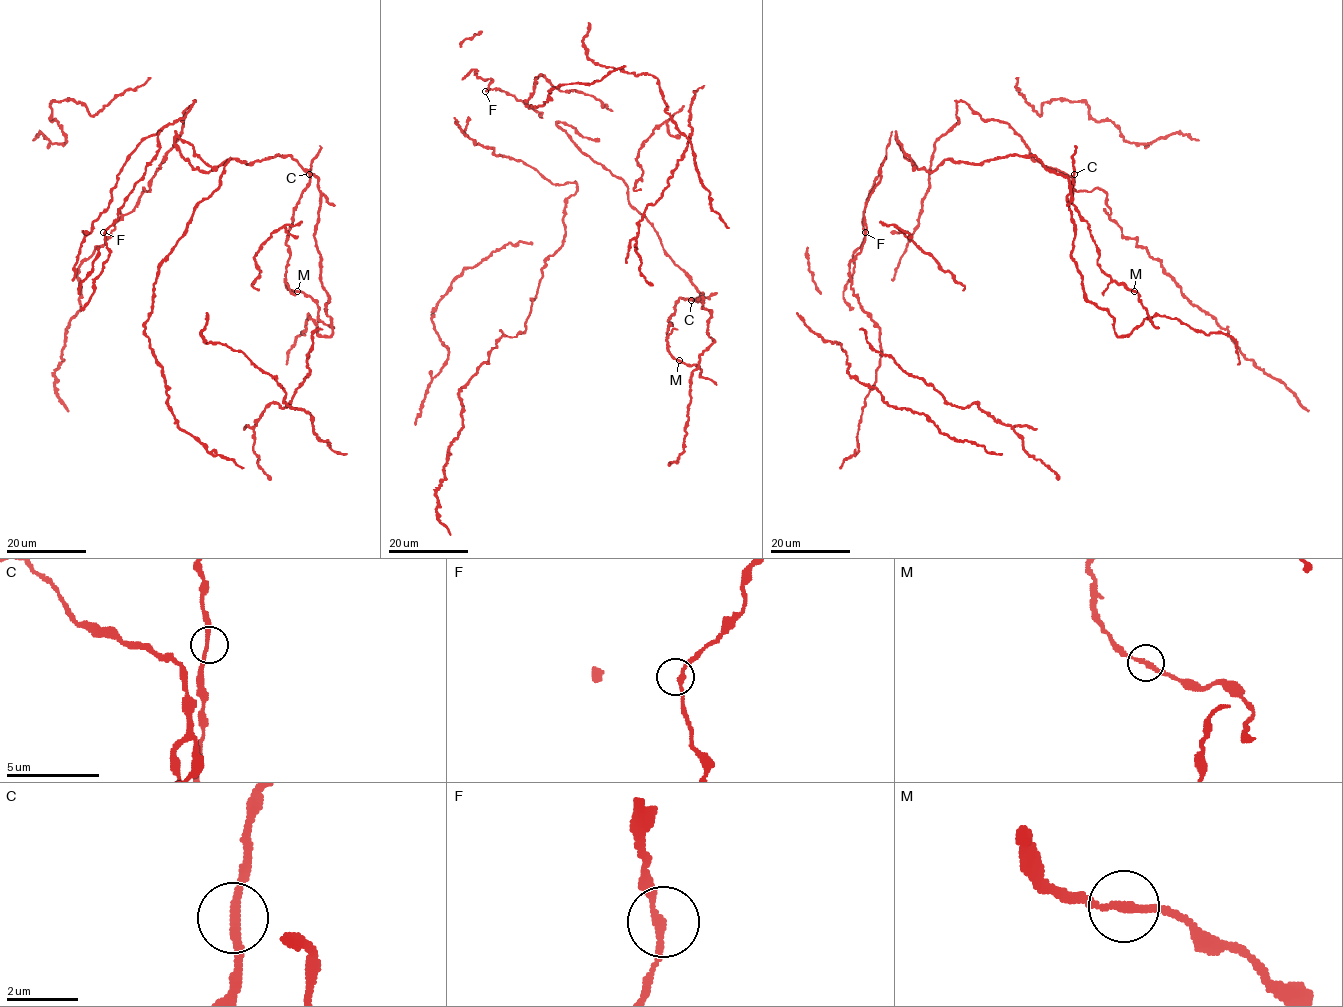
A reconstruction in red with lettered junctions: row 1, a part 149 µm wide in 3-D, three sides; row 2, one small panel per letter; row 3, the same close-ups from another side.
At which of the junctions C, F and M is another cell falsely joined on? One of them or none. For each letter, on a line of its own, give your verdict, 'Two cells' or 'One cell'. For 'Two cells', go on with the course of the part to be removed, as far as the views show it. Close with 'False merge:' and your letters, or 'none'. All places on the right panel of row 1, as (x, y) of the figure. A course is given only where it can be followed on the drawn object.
C: One cell
F: One cell
M: One cell
False merge: none

